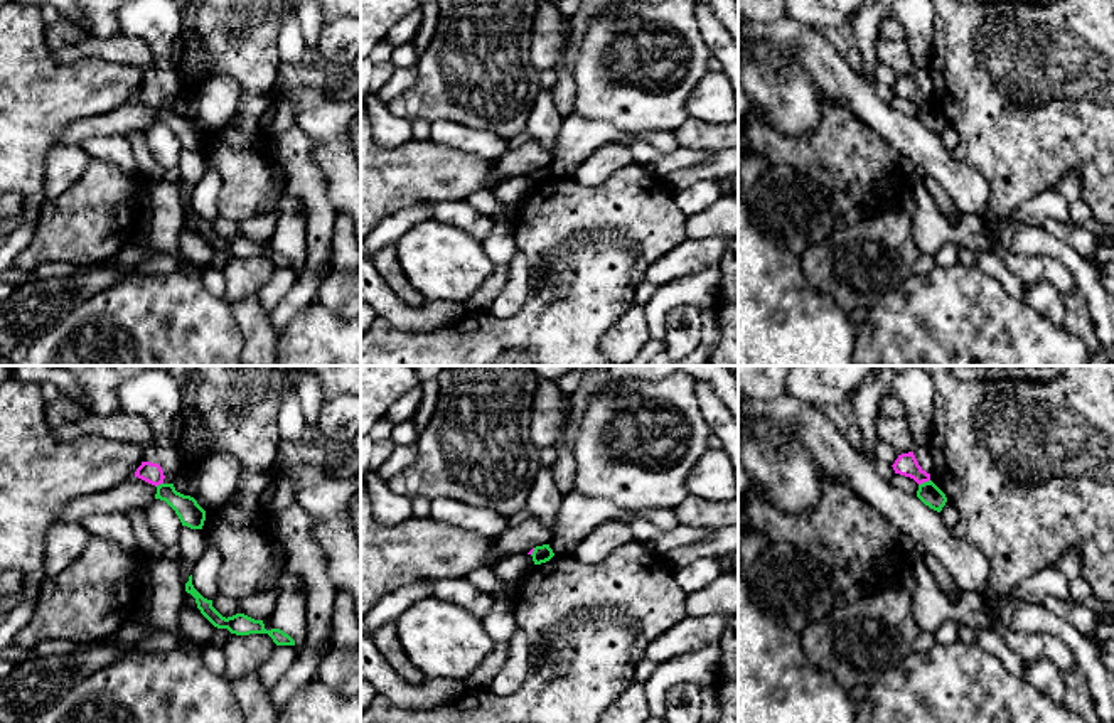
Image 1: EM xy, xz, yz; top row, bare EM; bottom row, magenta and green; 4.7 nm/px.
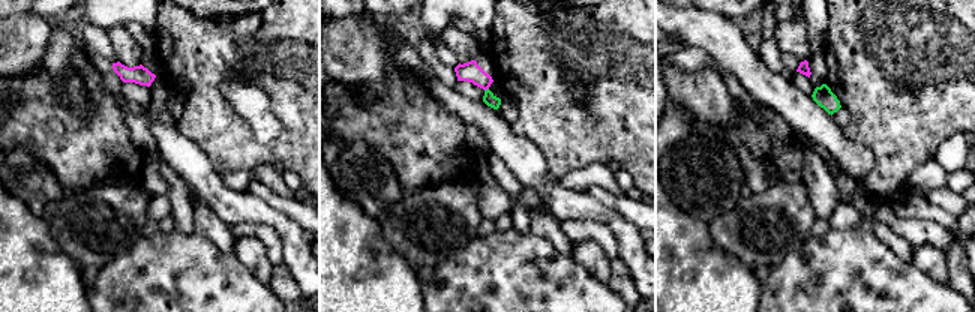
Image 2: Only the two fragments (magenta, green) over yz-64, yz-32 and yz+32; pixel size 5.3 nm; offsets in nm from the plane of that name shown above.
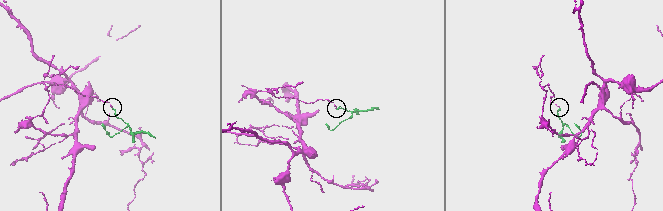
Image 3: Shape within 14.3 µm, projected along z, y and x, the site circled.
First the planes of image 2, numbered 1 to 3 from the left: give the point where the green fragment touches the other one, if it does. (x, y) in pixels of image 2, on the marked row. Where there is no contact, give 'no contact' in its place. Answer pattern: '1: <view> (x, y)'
1: no contact
2: yz-32 (486, 89)
3: no contact

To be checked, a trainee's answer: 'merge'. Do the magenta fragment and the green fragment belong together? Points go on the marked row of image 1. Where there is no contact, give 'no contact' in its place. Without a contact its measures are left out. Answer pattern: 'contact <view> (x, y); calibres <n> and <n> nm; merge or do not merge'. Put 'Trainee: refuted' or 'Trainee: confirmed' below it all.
contact yz (924, 481); calibres 100 and 100 nm; do not merge
Trainee: refuted

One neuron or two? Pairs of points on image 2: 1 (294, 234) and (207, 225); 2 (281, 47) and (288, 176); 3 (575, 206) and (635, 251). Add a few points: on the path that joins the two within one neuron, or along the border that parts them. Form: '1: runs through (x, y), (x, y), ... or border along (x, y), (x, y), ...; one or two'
1: border along (204, 200), (230, 224); two
2: border along (287, 168), (300, 179), (303, 188); two
3: runs through (591, 209), (608, 216), (626, 234); one

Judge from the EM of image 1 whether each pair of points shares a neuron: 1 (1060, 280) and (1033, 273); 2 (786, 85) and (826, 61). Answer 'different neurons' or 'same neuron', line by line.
1: same neuron
2: different neurons

